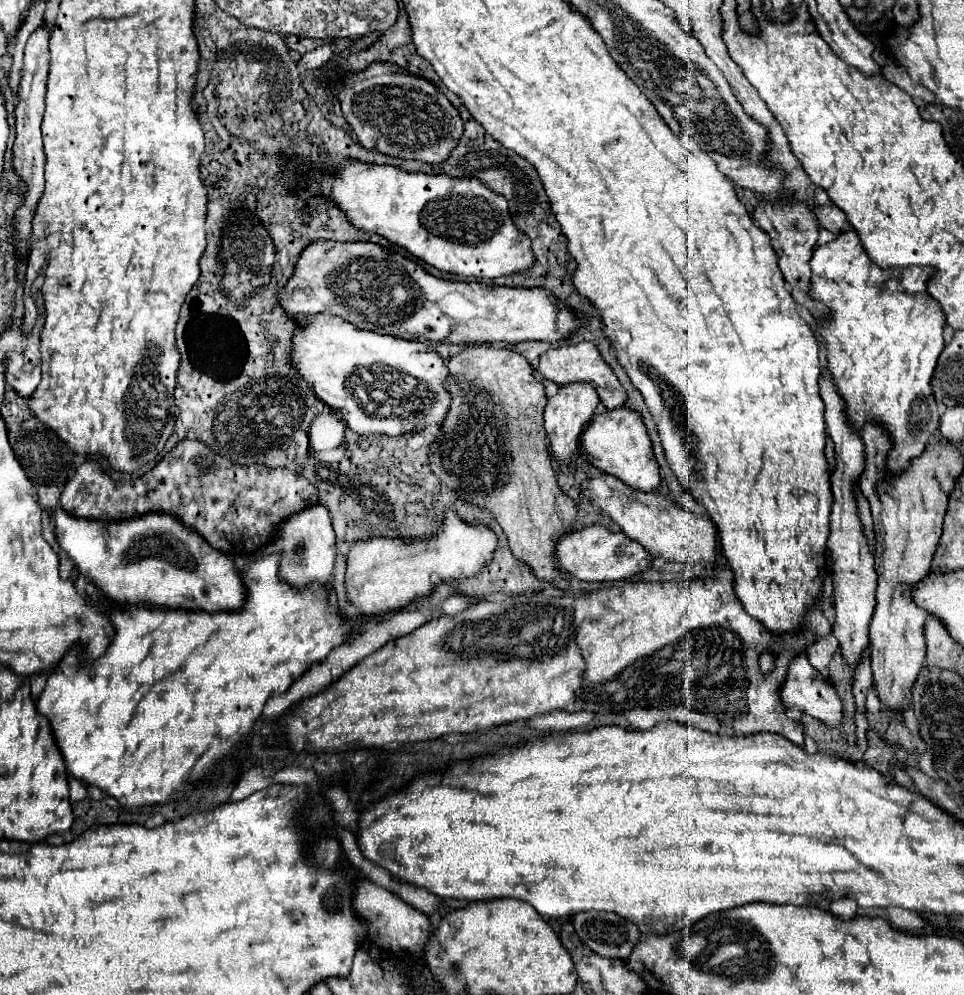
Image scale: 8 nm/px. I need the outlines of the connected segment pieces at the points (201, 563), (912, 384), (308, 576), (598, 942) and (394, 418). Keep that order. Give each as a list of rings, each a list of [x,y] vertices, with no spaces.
[[[53,508],[51,522],[55,524],[55,536],[59,548],[75,562],[79,574],[97,586],[97,590],[115,604],[155,604],[169,608],[203,608],[207,612],[237,610],[243,606],[247,592],[241,576],[235,568],[233,556],[227,556],[211,548],[195,530],[187,528],[177,516],[169,512],[147,512],[147,516],[135,516],[121,522],[103,522],[75,518],[63,508]]]
[[[843,230],[833,242],[815,248],[811,258],[811,296],[831,310],[831,316],[821,320],[819,334],[827,352],[827,368],[833,372],[835,386],[843,400],[847,402],[847,414],[855,430],[863,428],[863,420],[877,418],[885,428],[889,428],[891,438],[895,438],[895,448],[889,452],[889,470],[907,468],[909,460],[923,452],[929,438],[939,428],[937,404],[931,396],[931,376],[939,354],[945,348],[943,328],[945,316],[929,292],[927,282],[935,274],[933,268],[879,268],[867,256],[859,234]]]
[[[315,504],[291,516],[291,520],[287,520],[281,526],[279,536],[273,540],[273,544],[261,550],[261,554],[271,554],[271,552],[283,552],[279,576],[287,580],[289,584],[297,588],[305,588],[311,582],[323,582],[327,588],[333,588],[333,564],[335,564],[337,548],[335,548],[335,534],[333,534],[331,518],[325,506]]]
[[[589,910],[583,914],[575,914],[573,926],[583,944],[605,958],[627,960],[627,956],[641,940],[639,928],[629,920],[623,922],[613,912]]]
[[[315,316],[315,320],[301,324],[293,340],[293,368],[297,368],[309,382],[317,398],[339,410],[347,426],[361,436],[401,436],[421,432],[429,424],[441,426],[451,408],[451,394],[447,390],[449,370],[445,360],[433,348],[415,340],[359,330],[353,324],[339,320],[339,316]]]

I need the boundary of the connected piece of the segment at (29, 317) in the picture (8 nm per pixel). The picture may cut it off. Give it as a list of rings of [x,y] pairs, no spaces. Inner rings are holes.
[[[23,296],[23,300],[25,300],[25,322],[23,322],[23,328],[29,332],[35,326],[39,310],[37,310],[37,306],[35,306],[31,296]]]

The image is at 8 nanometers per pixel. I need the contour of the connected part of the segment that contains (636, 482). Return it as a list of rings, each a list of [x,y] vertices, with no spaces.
[[[631,408],[605,410],[601,414],[595,414],[587,424],[587,428],[581,432],[581,454],[591,466],[599,468],[605,474],[617,476],[621,482],[625,482],[635,490],[651,492],[657,490],[661,484],[659,466],[655,462],[645,424],[639,412]]]

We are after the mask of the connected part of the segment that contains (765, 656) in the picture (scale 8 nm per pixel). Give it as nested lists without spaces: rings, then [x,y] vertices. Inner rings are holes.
[[[761,652],[759,656],[759,670],[763,674],[769,674],[775,668],[775,652]]]

